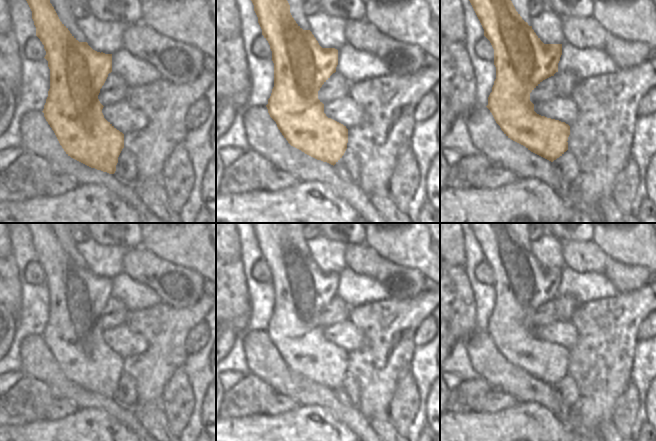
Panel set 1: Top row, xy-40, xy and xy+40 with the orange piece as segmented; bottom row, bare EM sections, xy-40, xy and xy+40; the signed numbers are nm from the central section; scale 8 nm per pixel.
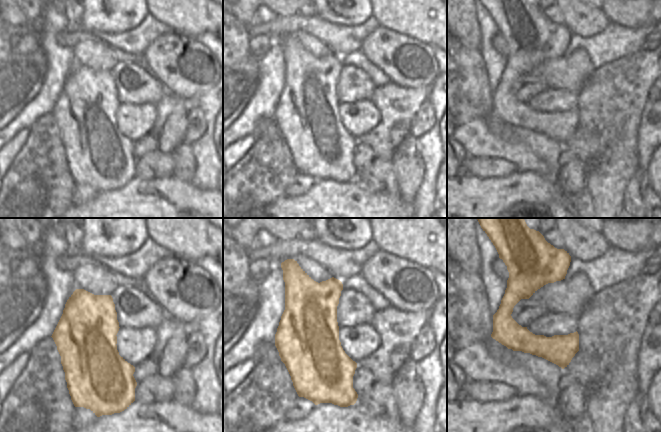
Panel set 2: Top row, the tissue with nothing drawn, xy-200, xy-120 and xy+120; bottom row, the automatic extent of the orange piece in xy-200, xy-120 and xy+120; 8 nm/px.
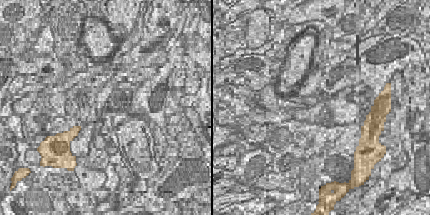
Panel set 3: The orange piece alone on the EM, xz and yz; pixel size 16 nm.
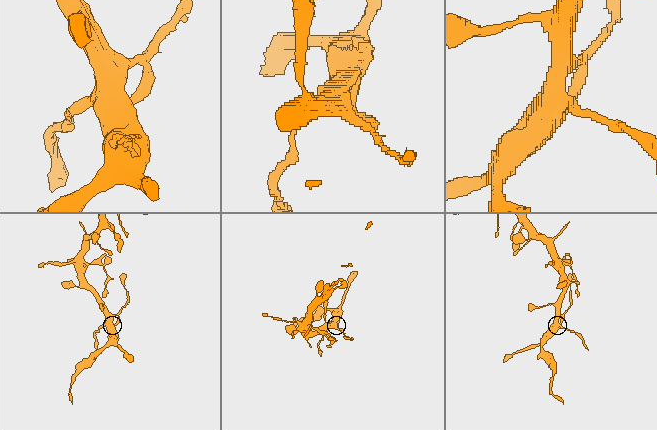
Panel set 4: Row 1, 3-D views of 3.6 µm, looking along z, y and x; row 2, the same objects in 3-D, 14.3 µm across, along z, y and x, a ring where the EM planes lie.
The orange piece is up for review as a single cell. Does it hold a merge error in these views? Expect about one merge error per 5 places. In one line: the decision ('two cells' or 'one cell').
two cells

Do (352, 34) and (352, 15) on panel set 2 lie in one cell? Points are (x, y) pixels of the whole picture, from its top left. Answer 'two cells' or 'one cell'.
two cells

